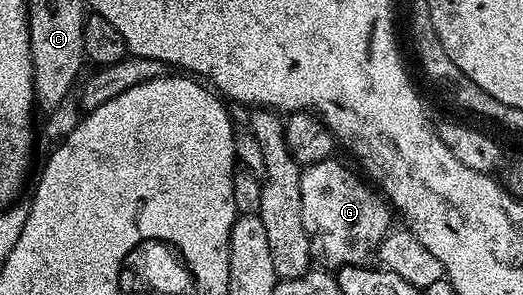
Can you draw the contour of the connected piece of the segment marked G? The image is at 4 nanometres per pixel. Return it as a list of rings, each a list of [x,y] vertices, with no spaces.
[[[333,156],[324,158],[301,171],[299,196],[303,196],[303,228],[307,228],[314,263],[325,268],[363,266],[370,261],[369,257],[374,257],[377,247],[391,229],[391,206],[368,181],[360,182],[343,163],[336,162],[335,159]]]

